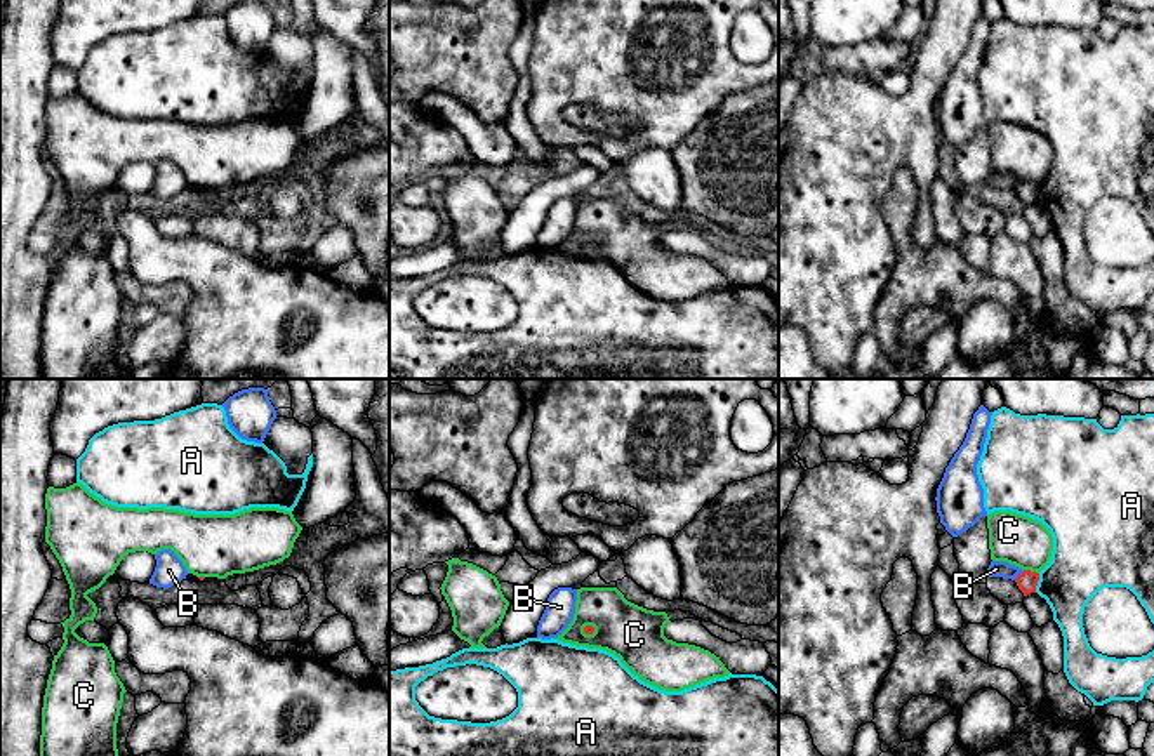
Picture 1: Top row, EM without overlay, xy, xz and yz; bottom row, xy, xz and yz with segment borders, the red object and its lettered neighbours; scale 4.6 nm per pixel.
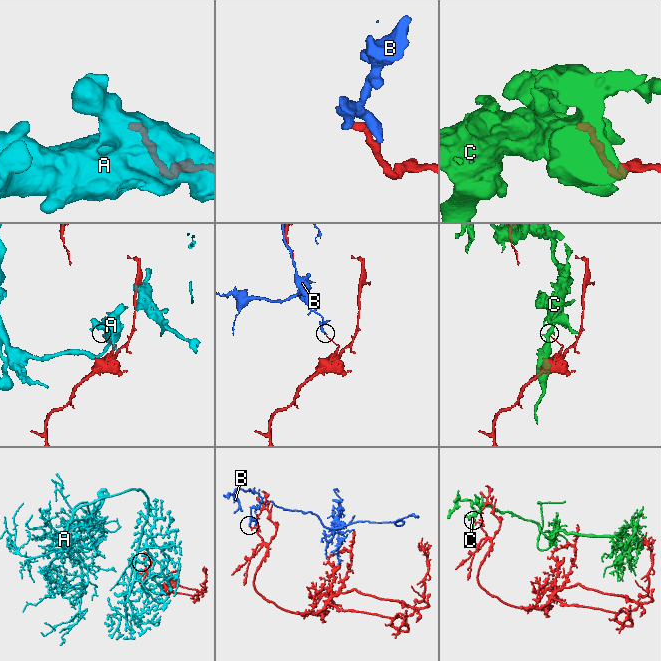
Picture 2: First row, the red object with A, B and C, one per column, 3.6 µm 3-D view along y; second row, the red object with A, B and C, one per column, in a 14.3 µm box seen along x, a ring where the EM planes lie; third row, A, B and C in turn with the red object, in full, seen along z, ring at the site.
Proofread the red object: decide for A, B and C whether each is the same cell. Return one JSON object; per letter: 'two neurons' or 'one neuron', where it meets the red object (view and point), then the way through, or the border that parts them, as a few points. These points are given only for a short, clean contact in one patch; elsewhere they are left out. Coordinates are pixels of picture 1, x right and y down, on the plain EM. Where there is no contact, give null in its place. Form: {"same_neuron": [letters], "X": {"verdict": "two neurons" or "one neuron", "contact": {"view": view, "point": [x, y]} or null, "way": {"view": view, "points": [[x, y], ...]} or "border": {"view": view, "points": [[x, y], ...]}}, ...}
{"same_neuron": [], "A": {"verdict": "two neurons", "contact": {"view": "yz", "point": [1036, 193]}}, "B": {"verdict": "two neurons", "contact": {"view": "yz", "point": [1019, 185]}, "border": {"view": "yz", "points": [[1024, 181], [1014, 190]]}}, "C": {"verdict": "two neurons", "contact": {"view": "yz", "point": [1029, 181]}, "border": {"view": "yz", "points": [[1024, 179], [1038, 185]]}}}

